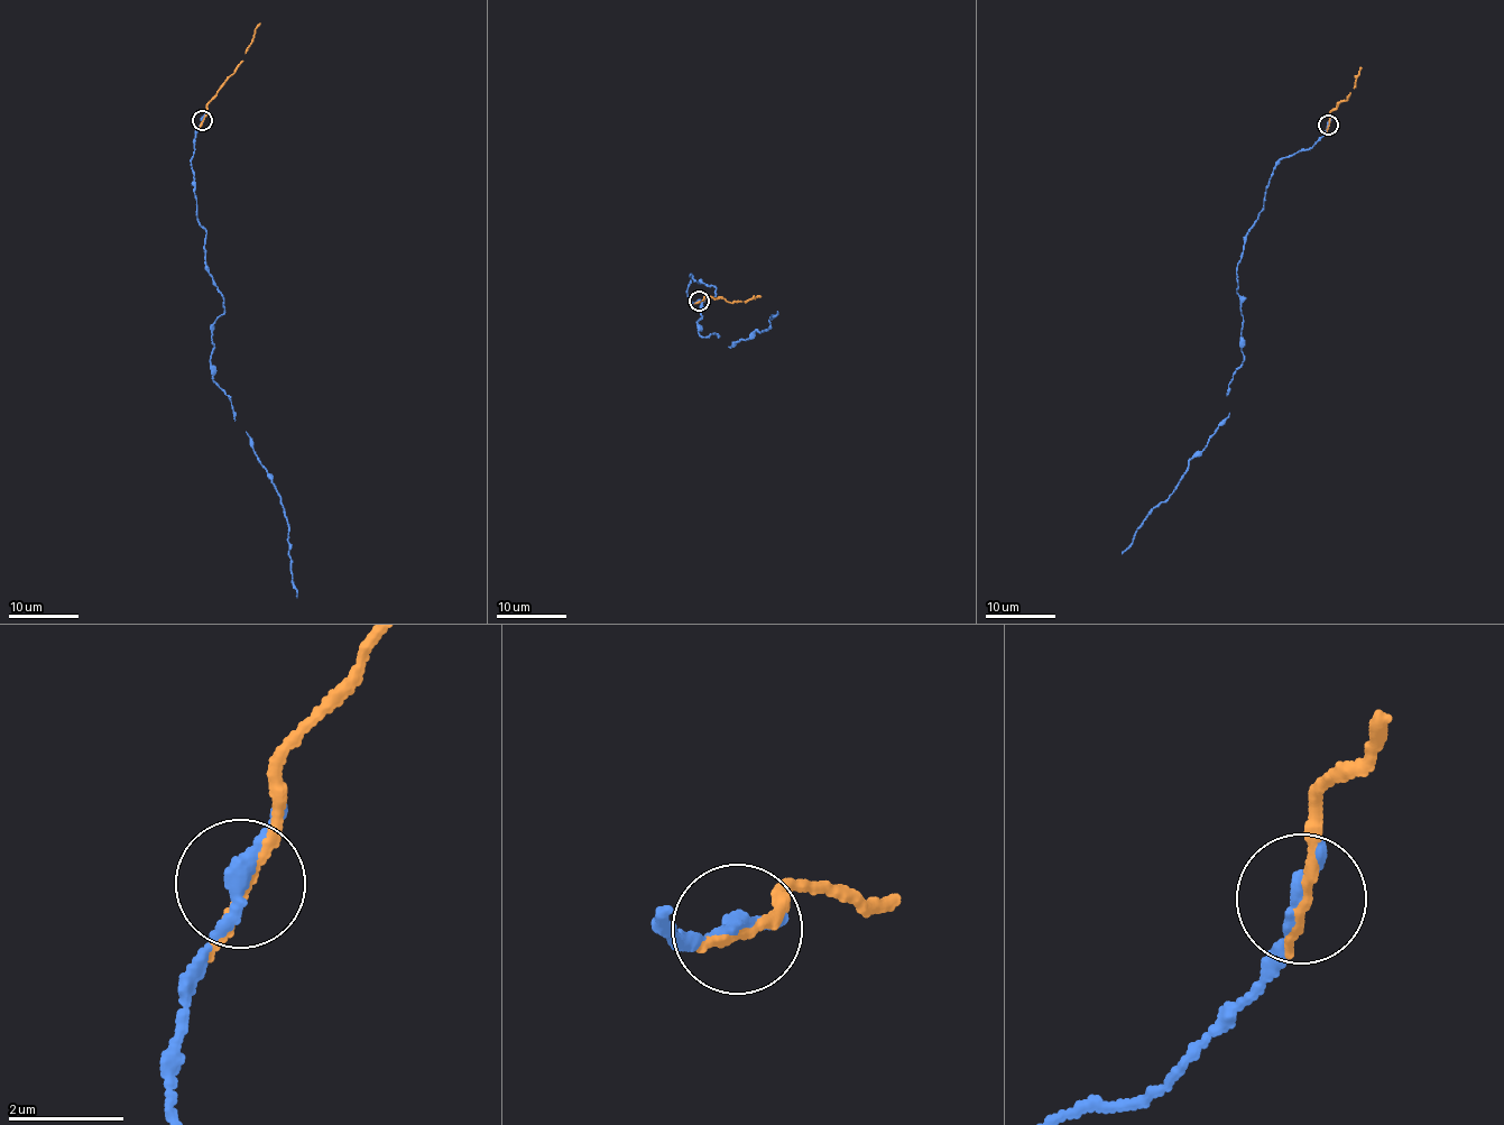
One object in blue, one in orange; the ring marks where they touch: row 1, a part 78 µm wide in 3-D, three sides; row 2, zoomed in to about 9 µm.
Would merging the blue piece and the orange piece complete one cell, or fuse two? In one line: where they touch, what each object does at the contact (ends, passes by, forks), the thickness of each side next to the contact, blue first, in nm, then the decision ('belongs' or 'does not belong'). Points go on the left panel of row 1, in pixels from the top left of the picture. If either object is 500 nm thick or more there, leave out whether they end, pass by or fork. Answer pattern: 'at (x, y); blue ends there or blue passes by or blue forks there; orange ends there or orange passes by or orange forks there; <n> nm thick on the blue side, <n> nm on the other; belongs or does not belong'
at (202, 120); blue passes by; orange passes by; 240 nm thick on the blue side, 140 nm on the other; belongs

